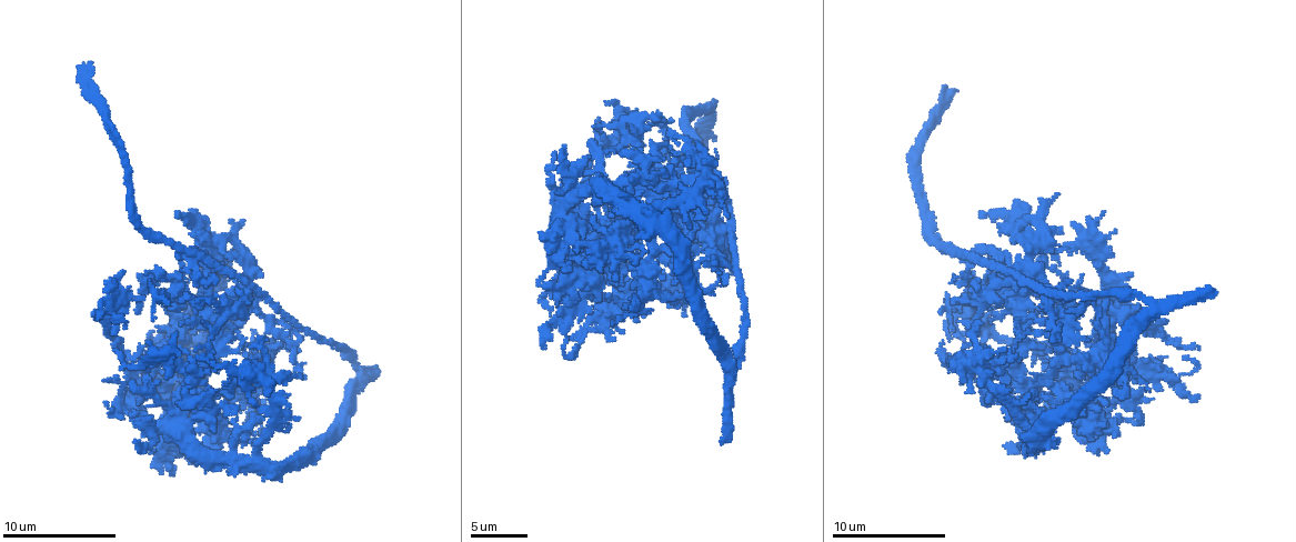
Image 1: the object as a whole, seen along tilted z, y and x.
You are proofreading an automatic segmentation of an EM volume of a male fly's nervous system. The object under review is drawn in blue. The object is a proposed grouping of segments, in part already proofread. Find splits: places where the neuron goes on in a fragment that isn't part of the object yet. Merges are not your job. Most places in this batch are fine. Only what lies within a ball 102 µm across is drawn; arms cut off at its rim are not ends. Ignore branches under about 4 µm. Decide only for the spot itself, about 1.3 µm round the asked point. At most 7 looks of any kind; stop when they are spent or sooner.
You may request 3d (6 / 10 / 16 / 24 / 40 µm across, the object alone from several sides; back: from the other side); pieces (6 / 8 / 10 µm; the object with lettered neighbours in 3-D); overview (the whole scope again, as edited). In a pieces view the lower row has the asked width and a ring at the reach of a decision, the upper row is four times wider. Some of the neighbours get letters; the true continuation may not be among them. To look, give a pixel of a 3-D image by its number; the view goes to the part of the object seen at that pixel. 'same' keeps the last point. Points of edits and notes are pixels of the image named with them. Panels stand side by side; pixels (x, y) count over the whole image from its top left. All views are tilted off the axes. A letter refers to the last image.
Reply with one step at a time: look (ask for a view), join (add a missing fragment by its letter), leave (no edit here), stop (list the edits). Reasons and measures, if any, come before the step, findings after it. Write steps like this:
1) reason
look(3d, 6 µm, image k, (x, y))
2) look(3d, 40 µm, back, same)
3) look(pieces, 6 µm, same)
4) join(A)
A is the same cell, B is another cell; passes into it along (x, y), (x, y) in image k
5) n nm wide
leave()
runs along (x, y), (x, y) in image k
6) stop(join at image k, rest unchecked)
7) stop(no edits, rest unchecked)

branch stops here
look(pieces, 6 µm, image 1, (145, 347))

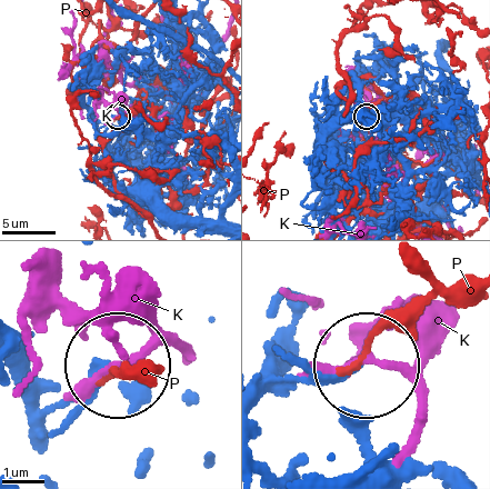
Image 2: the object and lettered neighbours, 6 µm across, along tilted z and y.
leave()
K and P are other cells; runs along (260, 391), (361, 365) in image 2; no lettered fragment goes on from it

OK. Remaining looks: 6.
branch stops here
look(3d, 6 µm, image 1, (182, 273))

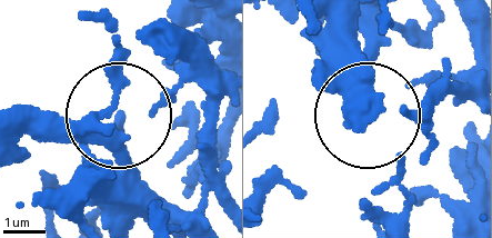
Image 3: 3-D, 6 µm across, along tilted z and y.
look(pieces, 8 µm, image 3, (119, 115))

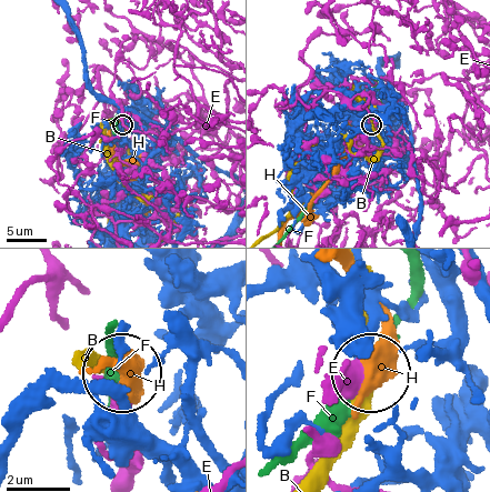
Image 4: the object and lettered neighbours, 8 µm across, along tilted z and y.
leave()
B, E, F and H are other cells; no lettered fragment goes on from it

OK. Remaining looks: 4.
branch stops here
look(3d, 6 µm, image 1, (166, 303))

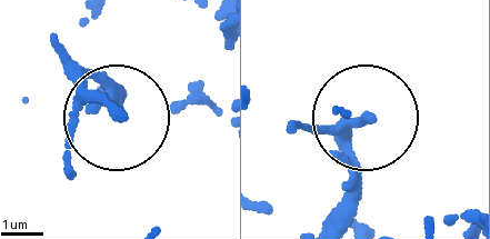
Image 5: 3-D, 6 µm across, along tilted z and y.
what lies round it
look(pieces, 10 µm, image 5, (120, 117))

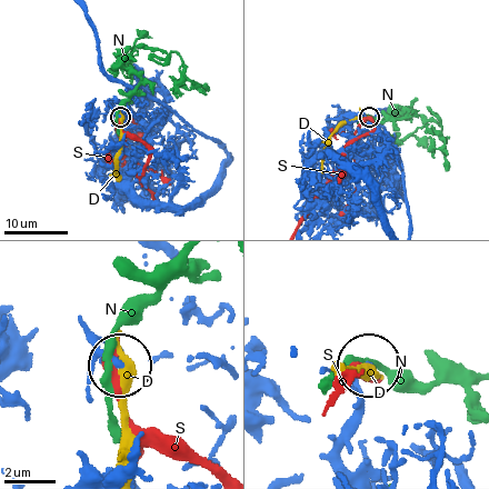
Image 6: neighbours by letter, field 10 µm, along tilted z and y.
210 nm wide
leave()
D, N and S are other cells; none of them fits

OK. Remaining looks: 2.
stop(no edits, rest unchecked)

